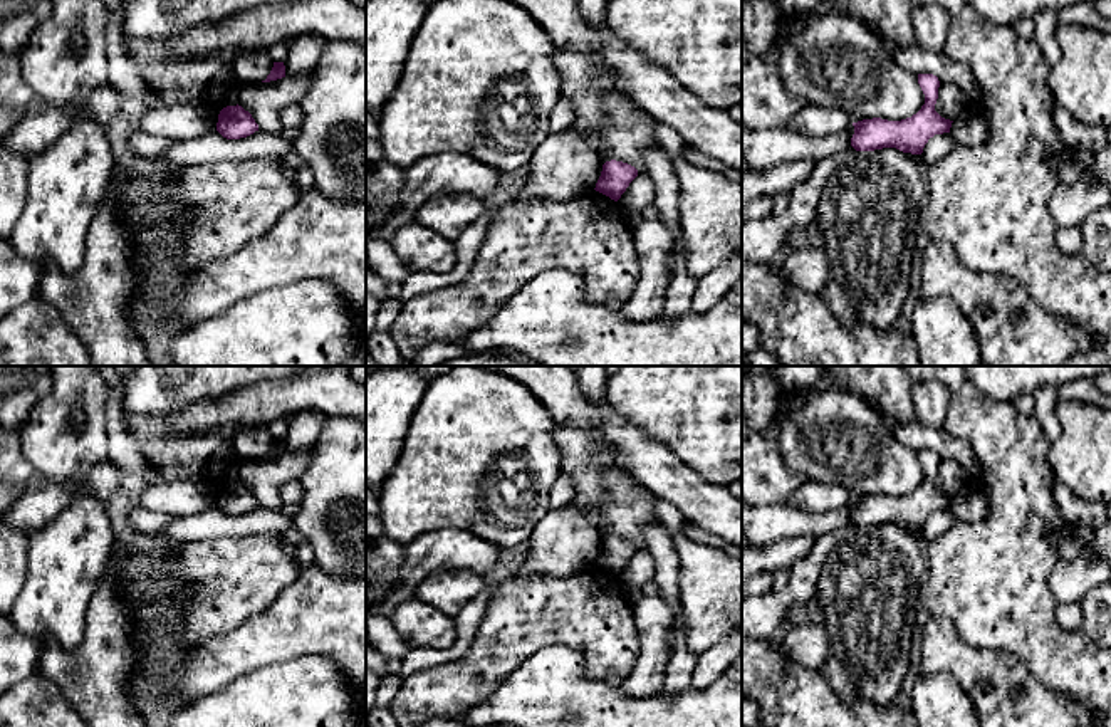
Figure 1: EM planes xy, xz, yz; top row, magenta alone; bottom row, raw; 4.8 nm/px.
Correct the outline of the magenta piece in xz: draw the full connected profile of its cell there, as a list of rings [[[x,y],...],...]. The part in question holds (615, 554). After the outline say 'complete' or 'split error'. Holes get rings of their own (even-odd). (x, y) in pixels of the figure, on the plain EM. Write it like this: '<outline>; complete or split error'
[[[611,536],[602,541],[602,547],[594,566],[618,578],[636,552],[638,546],[634,542]]]; complete

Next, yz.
[[[918,450],[918,460],[925,470],[925,480],[911,494],[888,497],[881,494],[853,499],[851,522],[856,527],[896,524],[903,529],[921,531],[925,520],[935,510],[950,509],[950,495],[935,487],[940,457],[933,450]]]; complete

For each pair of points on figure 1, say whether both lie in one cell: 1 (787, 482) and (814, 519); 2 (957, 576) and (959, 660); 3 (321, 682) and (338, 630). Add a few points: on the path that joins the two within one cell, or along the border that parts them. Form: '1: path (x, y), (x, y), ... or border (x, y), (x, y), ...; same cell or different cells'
1: border (786, 502), (759, 506); different cells
2: border (930, 613), (947, 618), (967, 643), (996, 650); different cells
3: border (289, 659), (326, 655), (348, 679); different cells

